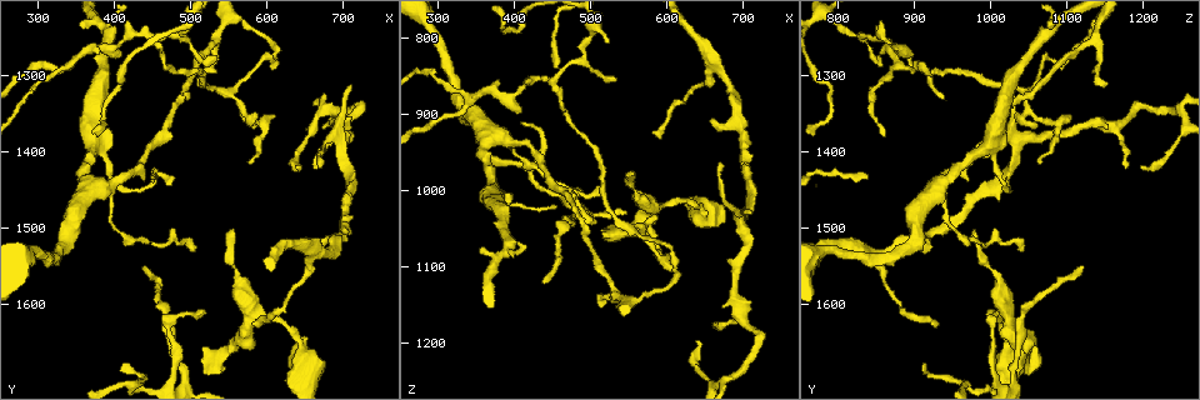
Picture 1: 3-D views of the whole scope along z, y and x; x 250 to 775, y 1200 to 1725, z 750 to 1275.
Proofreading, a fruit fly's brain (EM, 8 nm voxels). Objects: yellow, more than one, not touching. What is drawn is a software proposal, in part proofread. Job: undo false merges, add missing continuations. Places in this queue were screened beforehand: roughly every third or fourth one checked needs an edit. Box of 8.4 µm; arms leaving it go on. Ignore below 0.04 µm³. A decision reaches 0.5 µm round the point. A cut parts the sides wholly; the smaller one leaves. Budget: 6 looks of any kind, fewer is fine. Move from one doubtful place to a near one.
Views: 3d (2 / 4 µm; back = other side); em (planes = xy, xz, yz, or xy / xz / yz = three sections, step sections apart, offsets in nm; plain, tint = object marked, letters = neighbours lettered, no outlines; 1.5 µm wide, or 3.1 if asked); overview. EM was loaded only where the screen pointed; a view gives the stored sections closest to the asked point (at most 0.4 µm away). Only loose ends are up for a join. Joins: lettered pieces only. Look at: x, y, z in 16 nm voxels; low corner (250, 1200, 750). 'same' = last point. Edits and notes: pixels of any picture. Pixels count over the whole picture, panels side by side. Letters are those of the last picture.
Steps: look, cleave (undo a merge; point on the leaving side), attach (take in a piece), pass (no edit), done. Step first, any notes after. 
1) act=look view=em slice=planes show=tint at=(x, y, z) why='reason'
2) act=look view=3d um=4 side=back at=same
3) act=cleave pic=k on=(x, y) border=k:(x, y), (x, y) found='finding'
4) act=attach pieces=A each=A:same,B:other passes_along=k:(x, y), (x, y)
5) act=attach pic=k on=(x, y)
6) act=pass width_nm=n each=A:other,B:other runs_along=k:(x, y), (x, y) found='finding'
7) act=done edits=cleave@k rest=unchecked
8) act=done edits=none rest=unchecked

act=look view=em slice=planes show=letters at=(415, 1430, 940) why='calibre changes'

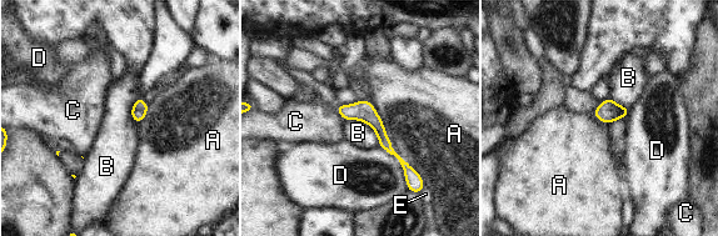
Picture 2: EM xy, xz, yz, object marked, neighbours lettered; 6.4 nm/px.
act=pass width_nm=100 each=A:other,B:other,C:other,D:other,E:other runs_along=2:(340, 108), (378, 126), (408, 176) found='one cell here'

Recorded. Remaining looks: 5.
act=look view=em slice=xz step=4 show=letters at=(405, 1685, 910) why='branch stops here'

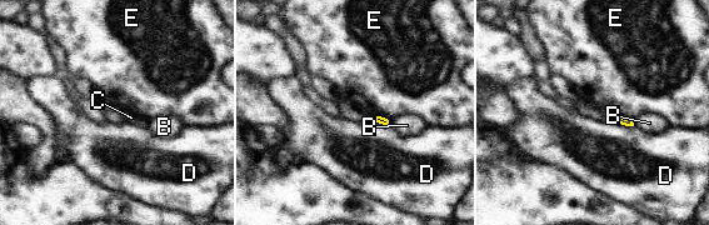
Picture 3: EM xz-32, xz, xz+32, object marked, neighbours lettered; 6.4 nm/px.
act=look view=em slice=planes show=letters at=same

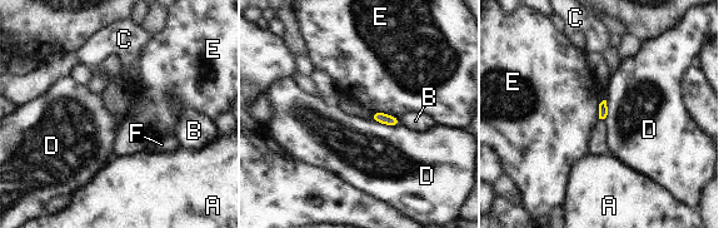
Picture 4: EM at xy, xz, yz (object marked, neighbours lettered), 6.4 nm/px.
act=pass each=A:other,B:other,C:other,D:other,E:other,F:other border=4:(370, 119), (389, 125), (400, 125) found='no lettered piece goes on from it'

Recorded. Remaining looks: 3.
act=look view=em slice=planes show=letters at=(520, 1650, 1060) why='free end'

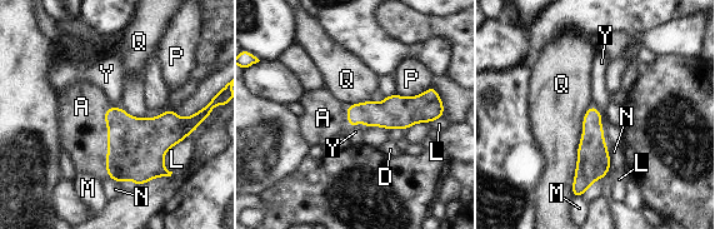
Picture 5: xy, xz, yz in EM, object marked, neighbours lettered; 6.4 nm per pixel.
act=attach pic=5 on=(81, 123) each=A:same,D:other,L:other,M:other,N:other,P:other,Q:other,Y:other passes_along=5:(136, 147), (108, 142), (81, 123) found='the cell continues'

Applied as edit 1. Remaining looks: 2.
act=done edits=attach@5 rest=unchecked

